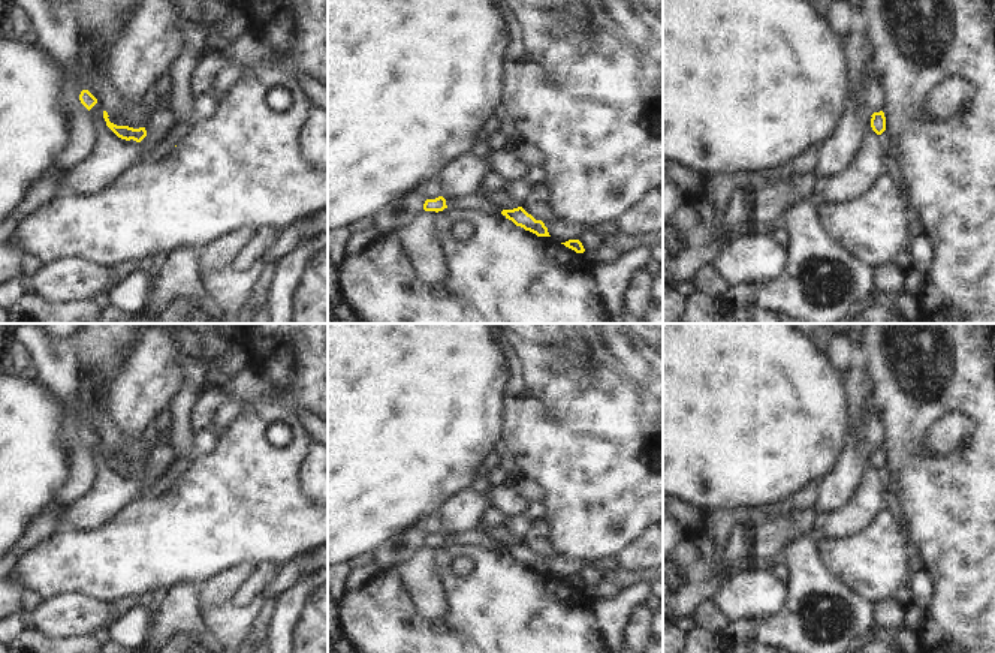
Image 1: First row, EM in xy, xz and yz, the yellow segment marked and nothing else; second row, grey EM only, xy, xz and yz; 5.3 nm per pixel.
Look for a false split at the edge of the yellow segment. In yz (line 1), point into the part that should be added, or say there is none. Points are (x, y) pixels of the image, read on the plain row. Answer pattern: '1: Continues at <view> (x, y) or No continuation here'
1: No continuation here.

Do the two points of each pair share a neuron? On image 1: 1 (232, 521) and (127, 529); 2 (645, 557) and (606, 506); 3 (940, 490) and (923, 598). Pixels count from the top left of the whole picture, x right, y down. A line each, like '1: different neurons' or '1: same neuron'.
1: same neuron
2: different neurons
3: different neurons

